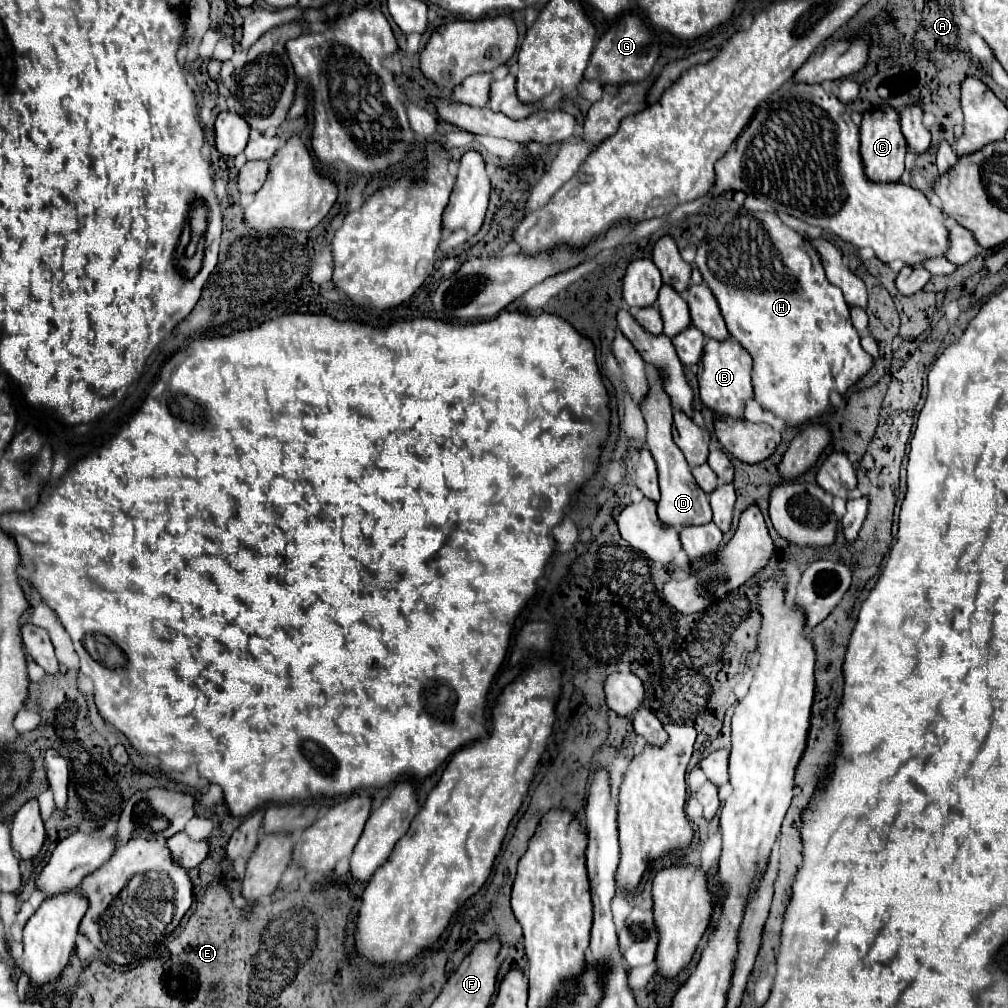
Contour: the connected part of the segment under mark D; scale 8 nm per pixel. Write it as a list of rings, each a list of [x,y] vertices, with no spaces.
[[[652,372],[650,380],[652,380],[650,382],[650,394],[642,402],[642,414],[644,414],[644,420],[646,420],[646,444],[648,444],[654,460],[656,460],[658,482],[660,482],[660,492],[662,492],[662,498],[658,502],[658,518],[666,526],[672,526],[676,530],[682,530],[686,526],[708,524],[712,520],[712,510],[710,510],[710,504],[708,504],[708,496],[694,482],[694,476],[690,472],[688,462],[684,460],[684,456],[680,454],[680,448],[672,440],[670,398],[666,398],[666,392],[662,390],[662,382],[660,382],[658,372]]]

